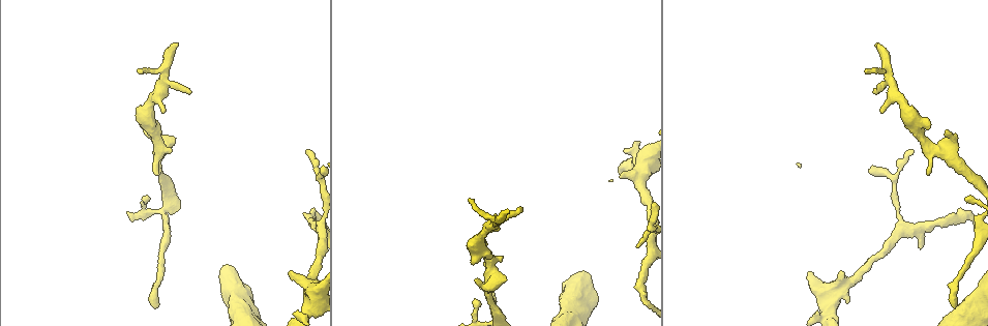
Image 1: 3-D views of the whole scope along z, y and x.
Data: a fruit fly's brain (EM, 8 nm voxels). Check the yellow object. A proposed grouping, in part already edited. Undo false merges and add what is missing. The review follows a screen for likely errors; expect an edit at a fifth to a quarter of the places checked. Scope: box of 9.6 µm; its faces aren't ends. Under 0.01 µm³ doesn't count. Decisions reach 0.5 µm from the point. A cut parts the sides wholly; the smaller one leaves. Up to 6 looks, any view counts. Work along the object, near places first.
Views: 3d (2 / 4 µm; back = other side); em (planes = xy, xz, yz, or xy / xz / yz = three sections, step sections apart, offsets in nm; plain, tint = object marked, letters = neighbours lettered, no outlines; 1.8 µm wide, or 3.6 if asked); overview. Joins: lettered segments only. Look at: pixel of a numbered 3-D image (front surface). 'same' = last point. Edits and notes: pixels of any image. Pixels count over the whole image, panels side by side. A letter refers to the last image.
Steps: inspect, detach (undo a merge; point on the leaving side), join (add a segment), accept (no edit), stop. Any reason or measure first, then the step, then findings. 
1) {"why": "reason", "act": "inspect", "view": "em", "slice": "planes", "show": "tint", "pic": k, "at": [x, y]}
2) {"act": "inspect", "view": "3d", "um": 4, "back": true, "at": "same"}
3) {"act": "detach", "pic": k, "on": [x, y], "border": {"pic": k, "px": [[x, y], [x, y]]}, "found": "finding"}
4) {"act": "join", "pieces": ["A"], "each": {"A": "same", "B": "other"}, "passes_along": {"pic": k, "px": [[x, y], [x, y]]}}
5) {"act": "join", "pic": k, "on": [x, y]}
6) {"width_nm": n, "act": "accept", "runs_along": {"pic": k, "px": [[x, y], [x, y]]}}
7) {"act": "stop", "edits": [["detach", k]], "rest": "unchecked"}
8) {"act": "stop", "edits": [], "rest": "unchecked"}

{"why": "thick turns thin", "act": "inspect", "view": "em", "slice": "planes", "show": "plain", "pic": 1, "at": [490, 273]}

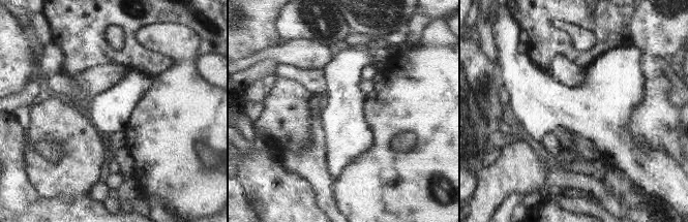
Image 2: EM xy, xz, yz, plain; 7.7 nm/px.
{"why": "where the object lies", "act": "inspect", "view": "em", "slice": "planes", "show": "tint", "at": "same"}

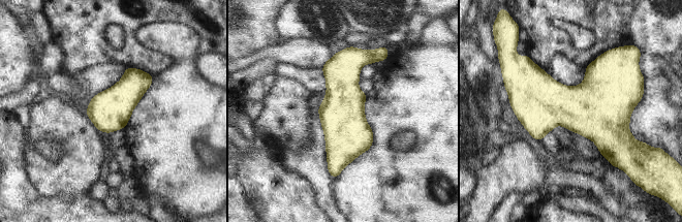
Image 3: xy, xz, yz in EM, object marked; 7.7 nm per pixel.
{"act": "inspect", "view": "em", "slice": "planes", "show": "letters", "at": "same"}

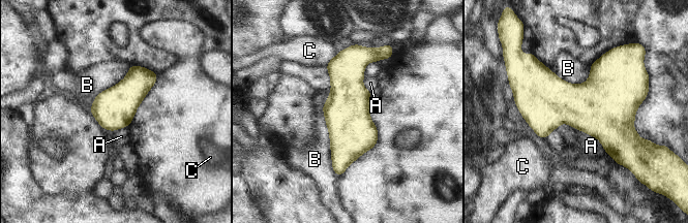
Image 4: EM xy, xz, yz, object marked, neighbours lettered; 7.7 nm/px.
{"act": "accept", "each": {"A": "other", "B": "other", "C": "other"}, "border": {"pic": 4, "px": [[576, 128], [594, 136], [605, 151]]}, "found": "continuous, no second neuron"}

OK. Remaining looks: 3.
{"why": "end of a long branch", "act": "inspect", "view": "em", "slice": "xz", "step": 8, "show": "letters", "pic": 1, "at": [955, 305]}

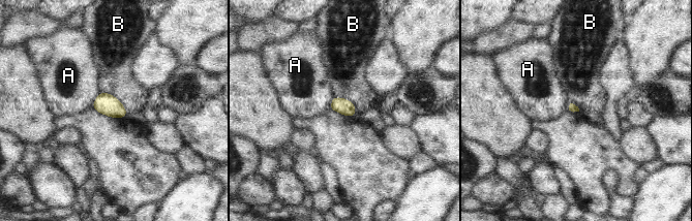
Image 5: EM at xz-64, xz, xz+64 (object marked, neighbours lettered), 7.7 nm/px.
{"longest_contact_nm": ["B", 280], "act": "accept", "each": {"A": "other", "B": "other"}, "found": "no lettered segment goes on from it"}

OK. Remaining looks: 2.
{"why": "three arms meet", "act": "inspect", "view": "em", "slice": "planes", "show": "letters", "pic": 1, "at": [161, 84]}

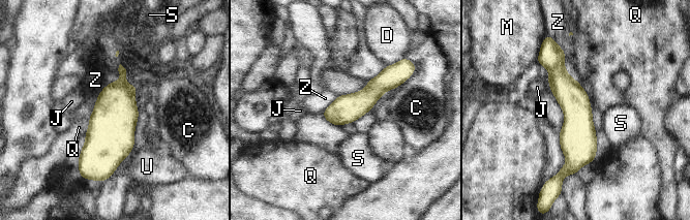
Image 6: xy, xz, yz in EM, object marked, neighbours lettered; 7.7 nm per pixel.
{"longest_contact_nm": ["Z", 550], "act": "accept", "each": {"C": "other", "D": "other", "J": "other", "M": "other", "Q": "other", "S": "other", "U": "other", "Z": "other"}, "runs_along": {"pic": 6, "px": [[559, 51], [574, 100], [566, 170]]}, "found": "one neuron here"}

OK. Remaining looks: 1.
{"act": "stop", "edits": [], "rest": "unchecked"}

